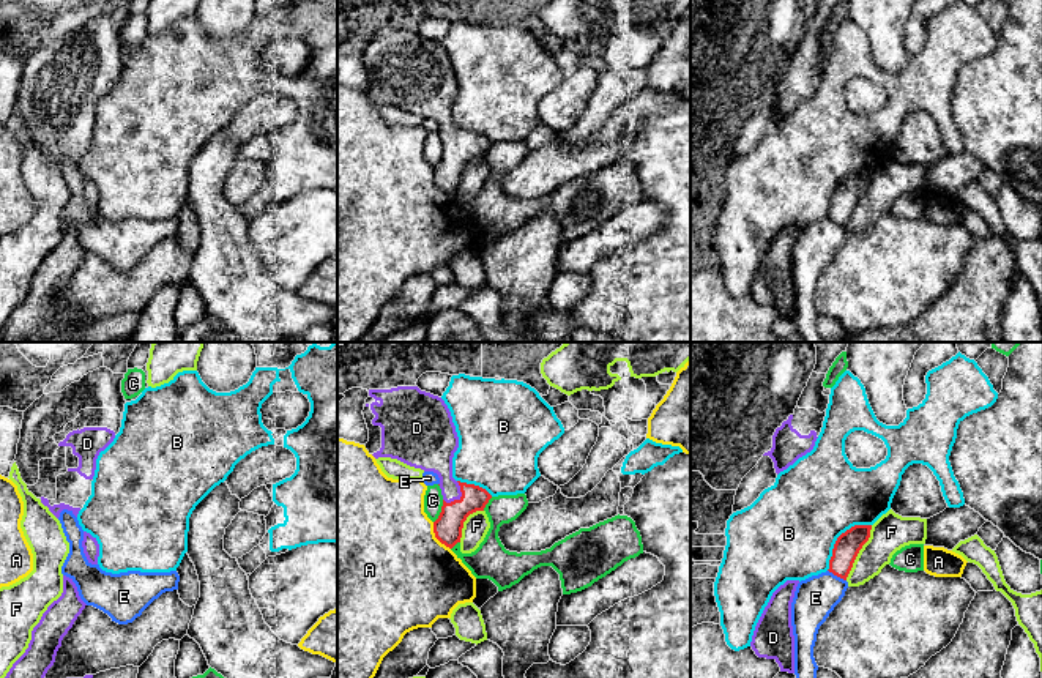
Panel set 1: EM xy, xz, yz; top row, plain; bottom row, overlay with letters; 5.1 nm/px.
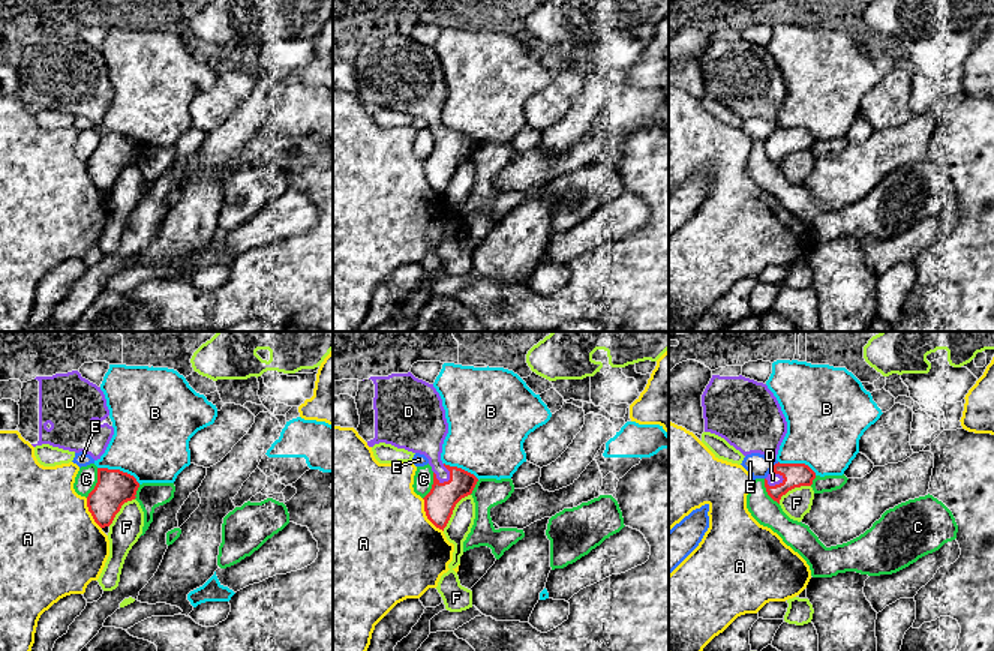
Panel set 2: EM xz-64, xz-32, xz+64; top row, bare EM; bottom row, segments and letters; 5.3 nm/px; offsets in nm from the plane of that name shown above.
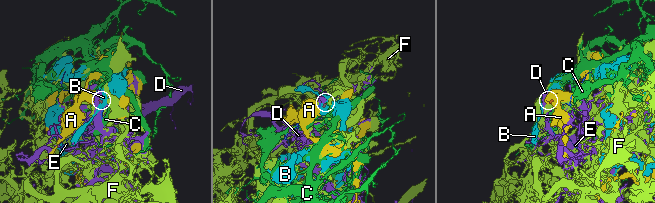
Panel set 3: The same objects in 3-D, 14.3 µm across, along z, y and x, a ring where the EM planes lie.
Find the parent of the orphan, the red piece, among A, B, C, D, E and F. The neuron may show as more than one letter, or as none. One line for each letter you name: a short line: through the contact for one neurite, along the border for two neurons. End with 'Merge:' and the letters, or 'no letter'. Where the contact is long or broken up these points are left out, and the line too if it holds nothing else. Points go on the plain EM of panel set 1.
D: line xz (448, 174), (462, 142), (446, 126), (435, 101)
Merge: D

